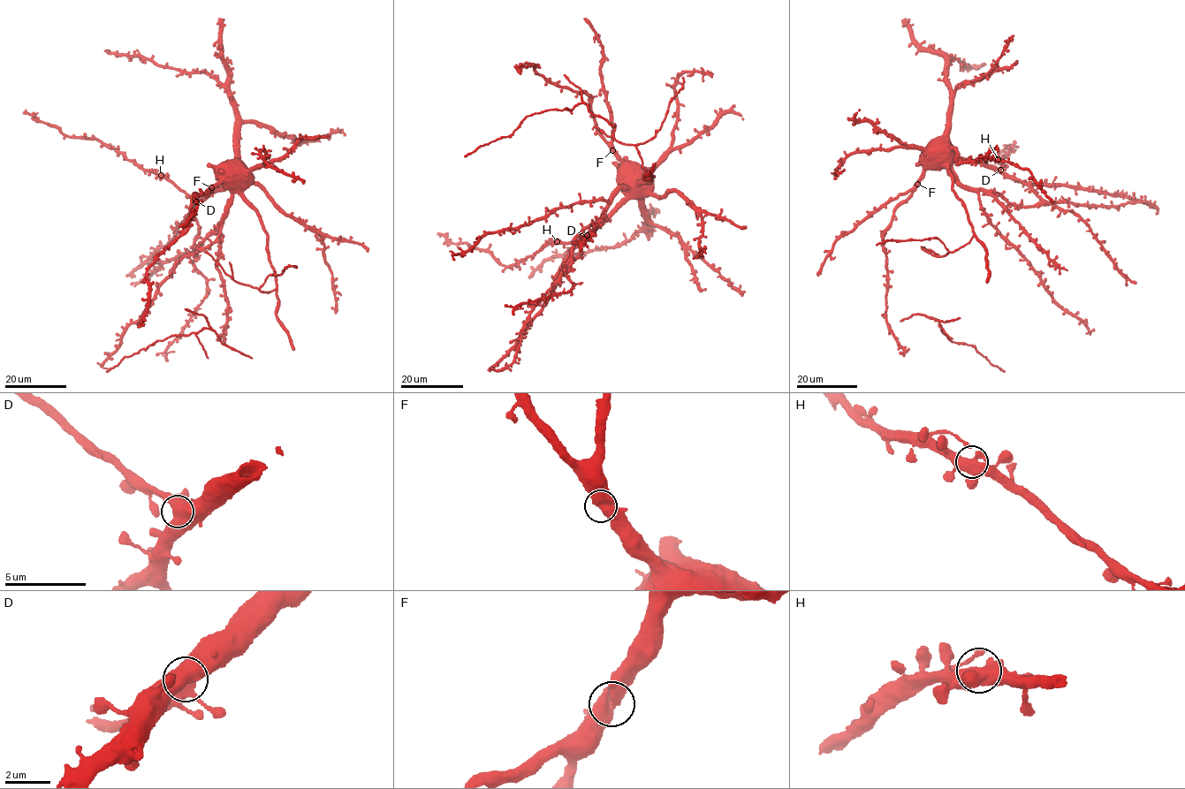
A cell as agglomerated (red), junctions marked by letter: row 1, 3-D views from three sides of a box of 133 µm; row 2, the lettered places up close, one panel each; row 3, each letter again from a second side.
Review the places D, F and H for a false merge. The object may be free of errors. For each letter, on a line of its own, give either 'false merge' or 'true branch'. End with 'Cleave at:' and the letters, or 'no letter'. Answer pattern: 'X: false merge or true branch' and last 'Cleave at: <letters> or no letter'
D: true branch
F: true branch
H: true branch
Cleave at: no letter

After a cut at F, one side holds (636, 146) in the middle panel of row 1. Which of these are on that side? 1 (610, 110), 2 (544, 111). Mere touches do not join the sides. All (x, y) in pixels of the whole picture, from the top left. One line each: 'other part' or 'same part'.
1: other part
2: same part

